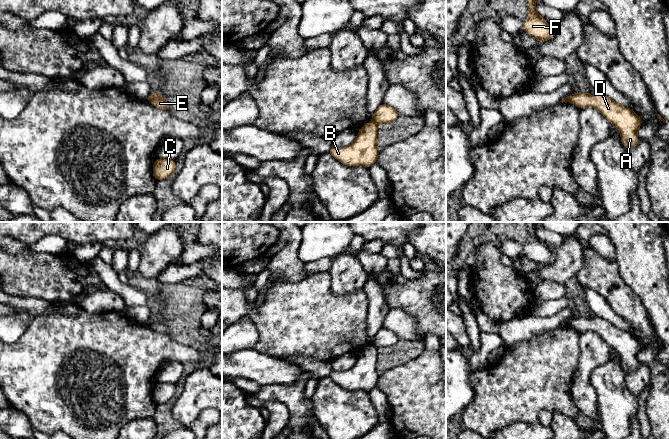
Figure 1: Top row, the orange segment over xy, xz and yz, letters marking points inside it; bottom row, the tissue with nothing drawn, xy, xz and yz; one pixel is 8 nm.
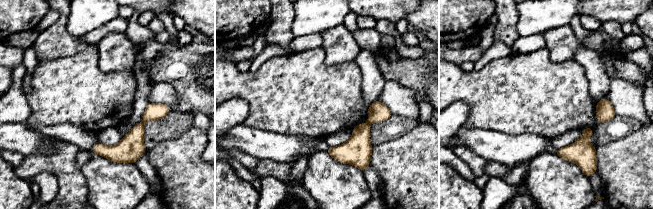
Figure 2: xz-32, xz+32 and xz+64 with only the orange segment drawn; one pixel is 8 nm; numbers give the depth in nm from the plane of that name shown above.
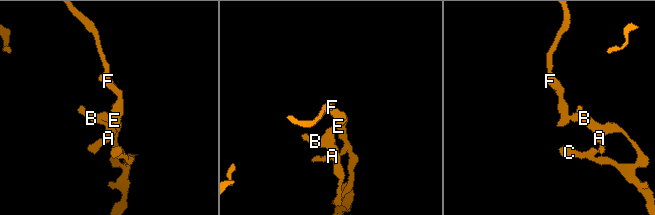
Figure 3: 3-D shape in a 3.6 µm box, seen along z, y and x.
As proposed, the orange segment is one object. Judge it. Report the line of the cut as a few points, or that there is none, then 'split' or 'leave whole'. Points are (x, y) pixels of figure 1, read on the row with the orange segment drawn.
cut in xz along (372, 121), (376, 125); split

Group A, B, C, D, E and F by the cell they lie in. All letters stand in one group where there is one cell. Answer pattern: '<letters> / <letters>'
A B C D / E F

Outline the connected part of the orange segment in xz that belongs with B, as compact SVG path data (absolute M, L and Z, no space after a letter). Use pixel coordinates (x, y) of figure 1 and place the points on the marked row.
M370 122L361 127L355 141L344 148L333 146L327 153L346 166L370 168L377 161L377 125Z

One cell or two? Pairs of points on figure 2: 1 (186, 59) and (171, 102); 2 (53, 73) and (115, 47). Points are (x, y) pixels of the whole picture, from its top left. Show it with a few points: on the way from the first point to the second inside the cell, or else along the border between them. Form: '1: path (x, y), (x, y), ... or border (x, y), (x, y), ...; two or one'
1: border (156, 82), (167, 82), (173, 88), (178, 110); two
2: border (95, 45), (98, 67), (105, 72), (115, 71); two

